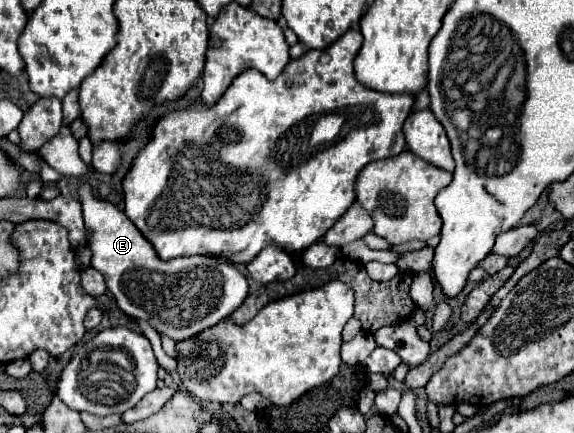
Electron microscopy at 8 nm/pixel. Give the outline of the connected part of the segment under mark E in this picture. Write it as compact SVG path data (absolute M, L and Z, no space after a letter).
M89 184L81 186L79 196L85 226L91 230L91 268L103 274L117 306L127 316L147 320L157 332L179 342L231 316L247 298L245 276L235 264L213 256L183 256L163 262L153 244L129 222L125 212L105 200L93 198Z

